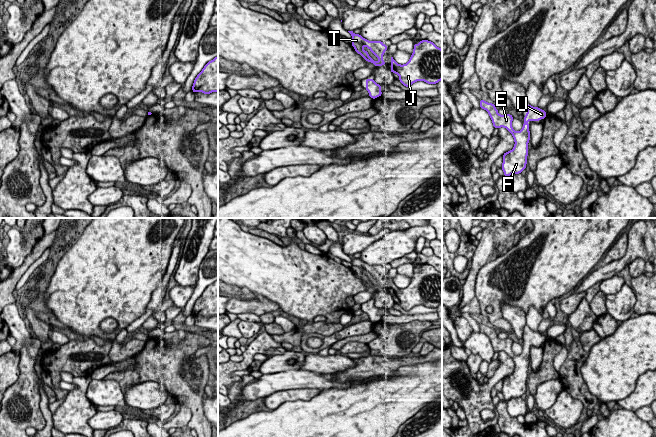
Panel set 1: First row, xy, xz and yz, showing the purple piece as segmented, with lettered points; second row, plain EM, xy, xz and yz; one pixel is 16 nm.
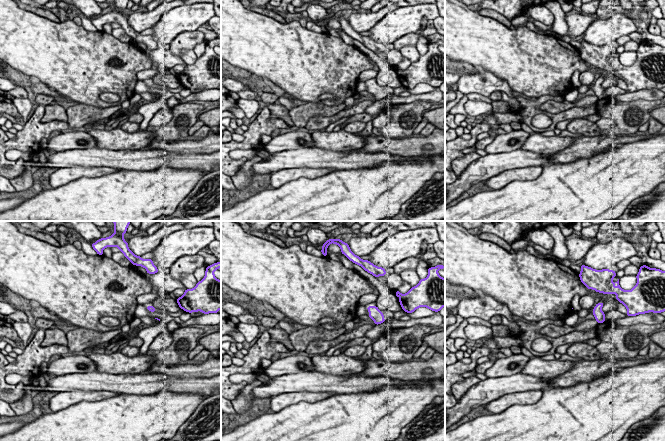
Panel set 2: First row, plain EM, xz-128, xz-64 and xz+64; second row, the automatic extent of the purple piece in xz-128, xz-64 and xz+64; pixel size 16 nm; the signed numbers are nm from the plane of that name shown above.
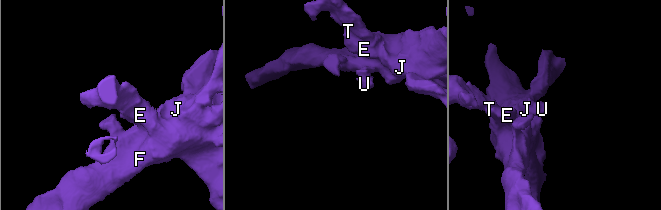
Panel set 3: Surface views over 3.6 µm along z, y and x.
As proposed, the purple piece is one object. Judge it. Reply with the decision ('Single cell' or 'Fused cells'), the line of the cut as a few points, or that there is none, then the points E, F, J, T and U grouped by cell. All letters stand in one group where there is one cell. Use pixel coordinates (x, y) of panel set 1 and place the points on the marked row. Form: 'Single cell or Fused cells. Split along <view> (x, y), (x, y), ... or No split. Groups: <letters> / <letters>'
Single cell. No split. Groups: E F J T U

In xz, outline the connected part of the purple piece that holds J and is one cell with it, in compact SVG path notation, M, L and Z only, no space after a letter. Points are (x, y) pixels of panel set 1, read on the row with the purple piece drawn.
M422 40L418 44L414 43L410 60L400 65L391 57L390 70L399 75L399 81L405 87L417 81L437 84L442 80L442 49L428 40Z

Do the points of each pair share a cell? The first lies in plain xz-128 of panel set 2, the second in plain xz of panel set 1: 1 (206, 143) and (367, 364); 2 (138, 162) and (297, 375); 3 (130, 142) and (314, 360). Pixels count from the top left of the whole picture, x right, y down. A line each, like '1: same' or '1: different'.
1: same
2: same
3: same

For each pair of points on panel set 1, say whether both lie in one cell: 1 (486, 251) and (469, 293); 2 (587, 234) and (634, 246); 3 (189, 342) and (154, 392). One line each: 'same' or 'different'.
1: same
2: different
3: different

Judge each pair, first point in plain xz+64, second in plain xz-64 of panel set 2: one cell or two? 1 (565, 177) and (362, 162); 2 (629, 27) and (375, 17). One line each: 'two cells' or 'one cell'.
1: two cells
2: two cells

